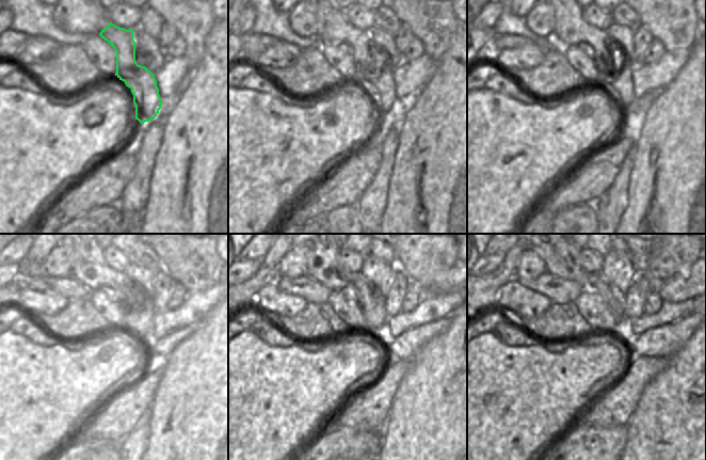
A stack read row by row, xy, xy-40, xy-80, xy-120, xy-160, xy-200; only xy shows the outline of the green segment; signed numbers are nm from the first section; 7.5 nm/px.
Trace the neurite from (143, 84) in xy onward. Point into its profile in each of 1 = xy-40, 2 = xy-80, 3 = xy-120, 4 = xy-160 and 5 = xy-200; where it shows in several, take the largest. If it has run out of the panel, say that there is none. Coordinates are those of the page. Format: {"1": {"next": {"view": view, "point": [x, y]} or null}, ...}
{"1": {"next": {"view": "xy-40", "point": [376, 80]}}, "2": {"next": {"view": "xy-80", "point": [614, 74]}}, "3": {"next": {"view": "xy-120", "point": [89, 267]}}, "4": {"next": {"view": "xy-160", "point": [322, 255]}}, "5": {"next": {"view": "xy-200", "point": [561, 255]}}}

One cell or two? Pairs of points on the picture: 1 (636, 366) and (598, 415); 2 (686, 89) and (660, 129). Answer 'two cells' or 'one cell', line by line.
1: one cell
2: one cell

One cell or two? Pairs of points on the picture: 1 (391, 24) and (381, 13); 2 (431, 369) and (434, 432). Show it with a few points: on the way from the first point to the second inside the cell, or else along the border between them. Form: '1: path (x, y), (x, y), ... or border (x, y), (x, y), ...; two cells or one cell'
1: path (389, 21), (383, 15); one cell
2: path (434, 385), (434, 416); one cell

